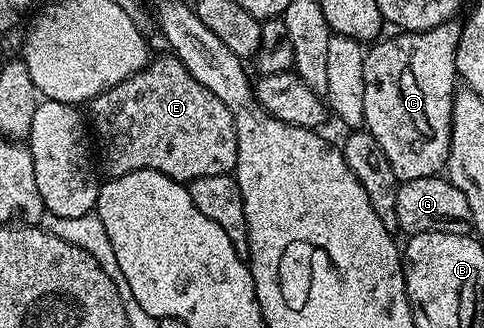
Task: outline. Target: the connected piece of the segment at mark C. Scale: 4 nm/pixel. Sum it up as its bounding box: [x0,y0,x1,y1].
[364,18,461,181]

